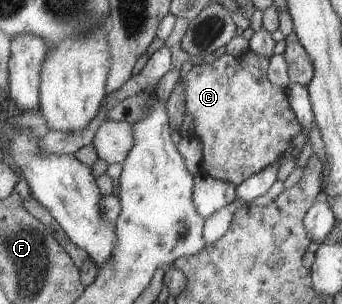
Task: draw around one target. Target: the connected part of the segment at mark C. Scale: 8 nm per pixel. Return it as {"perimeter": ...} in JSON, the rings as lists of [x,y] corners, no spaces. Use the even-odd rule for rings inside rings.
{"perimeter":[[[247,50],[239,56],[224,53],[211,64],[195,65],[182,79],[187,100],[187,115],[193,118],[194,134],[203,145],[202,170],[216,179],[243,184],[254,174],[281,161],[291,148],[293,138],[303,129],[295,111],[291,108],[285,88],[275,86],[268,78],[271,64],[269,57],[259,56]]]}

